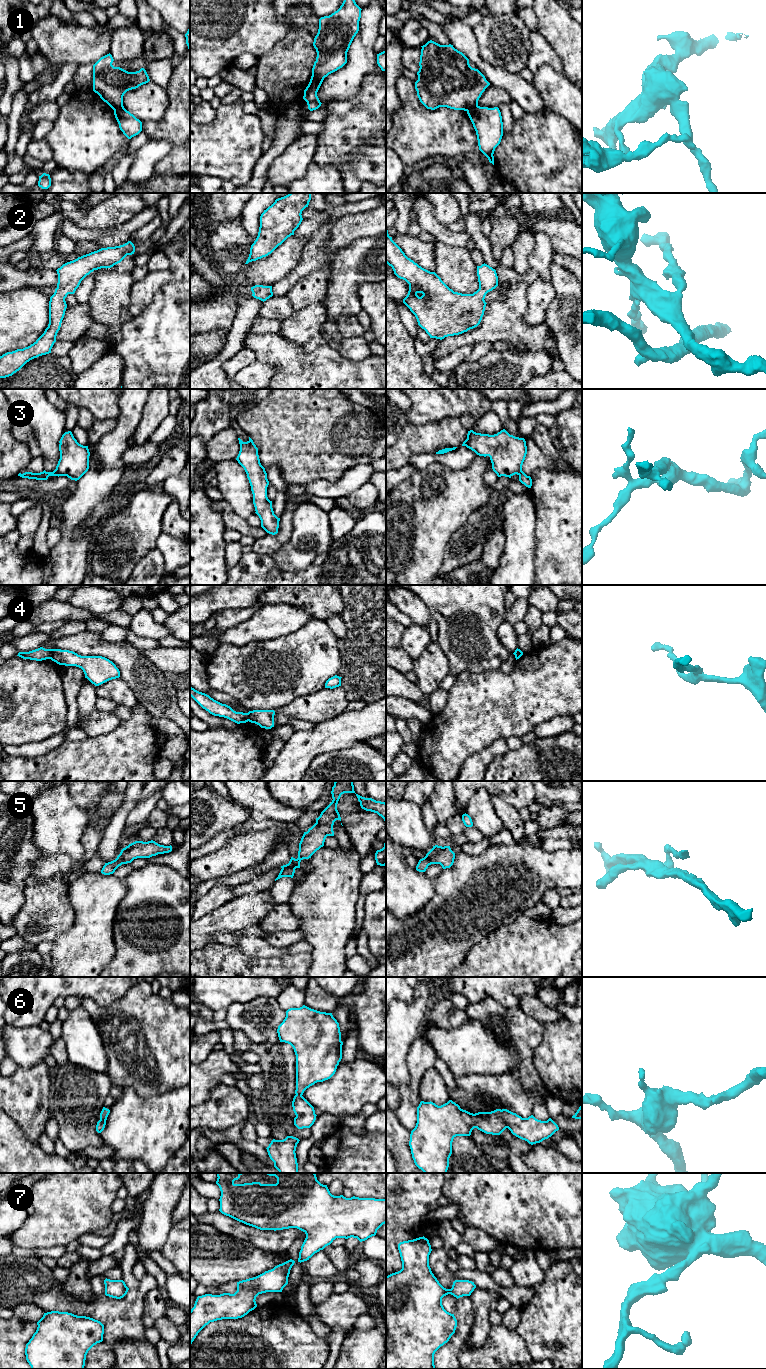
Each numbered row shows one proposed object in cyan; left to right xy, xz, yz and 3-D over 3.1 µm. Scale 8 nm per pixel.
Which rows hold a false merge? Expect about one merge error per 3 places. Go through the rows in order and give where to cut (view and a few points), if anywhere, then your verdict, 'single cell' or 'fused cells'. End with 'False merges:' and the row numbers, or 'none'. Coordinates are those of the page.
1: cut xz (323, 78), (318, 78), (309, 83); fused cells
2: cut none; single cell
3: cut none; single cell
4: cut xy (53, 649), (49, 658); fused cells
5: cut none; single cell
6: cut none; single cell
7: cut none; single cell
False merges: 1, 4

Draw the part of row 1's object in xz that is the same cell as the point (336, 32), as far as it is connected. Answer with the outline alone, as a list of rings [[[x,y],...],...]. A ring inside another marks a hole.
[[[344,0],[337,11],[319,19],[318,33],[313,42],[317,57],[312,68],[312,76],[309,83],[315,82],[318,79],[324,79],[347,63],[347,52],[359,31],[361,10],[355,0]]]

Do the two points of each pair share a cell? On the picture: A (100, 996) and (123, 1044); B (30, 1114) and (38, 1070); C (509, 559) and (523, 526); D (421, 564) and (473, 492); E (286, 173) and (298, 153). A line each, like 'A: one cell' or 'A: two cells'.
A: two cells
B: one cell
C: one cell
D: one cell
E: one cell

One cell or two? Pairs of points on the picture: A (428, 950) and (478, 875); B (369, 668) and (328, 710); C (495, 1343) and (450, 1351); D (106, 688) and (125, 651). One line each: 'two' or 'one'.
A: one
B: two
C: two
D: two

